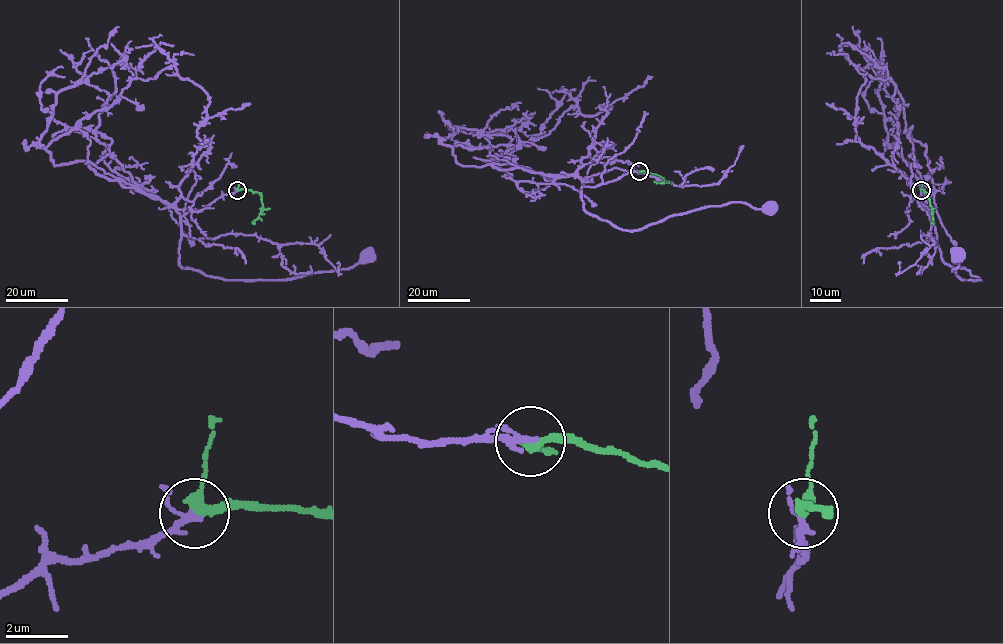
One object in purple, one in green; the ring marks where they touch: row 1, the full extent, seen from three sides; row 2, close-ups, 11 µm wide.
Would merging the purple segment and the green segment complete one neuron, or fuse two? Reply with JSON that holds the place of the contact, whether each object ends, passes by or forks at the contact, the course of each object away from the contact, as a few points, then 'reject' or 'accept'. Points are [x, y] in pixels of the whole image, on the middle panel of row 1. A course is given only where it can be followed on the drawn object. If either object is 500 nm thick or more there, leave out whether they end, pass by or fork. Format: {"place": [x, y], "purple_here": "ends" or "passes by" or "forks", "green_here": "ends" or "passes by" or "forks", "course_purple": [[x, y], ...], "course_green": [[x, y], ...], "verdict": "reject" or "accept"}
{"place": [639, 171], "purple_here": "passes by", "green_here": "passes by", "course_purple": [[639, 171], [613, 168], [586, 177], [581, 190], [584, 209], [630, 230], [731, 202], [771, 210]], "course_green": [[639, 171], [663, 178], [663, 182], [656, 183]], "verdict": "accept"}

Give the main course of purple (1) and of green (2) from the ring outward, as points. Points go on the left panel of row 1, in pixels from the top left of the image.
1: (237, 190), (181, 217), (182, 268), (228, 280), (288, 279), (348, 269), (369, 256)
2: (237, 190), (257, 192), (261, 196), (261, 212), (254, 224)

